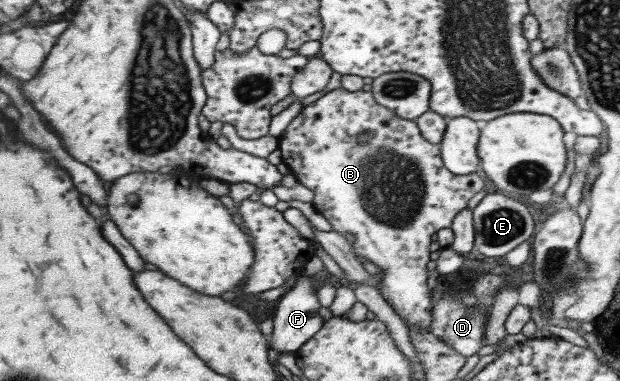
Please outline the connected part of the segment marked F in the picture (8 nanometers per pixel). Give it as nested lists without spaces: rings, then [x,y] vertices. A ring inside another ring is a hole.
[[[298,275],[296,283],[279,298],[280,303],[277,306],[273,316],[273,332],[270,345],[276,351],[292,352],[295,354],[309,340],[313,339],[325,324],[325,320],[319,316],[319,295],[317,288],[313,284],[315,276]]]

